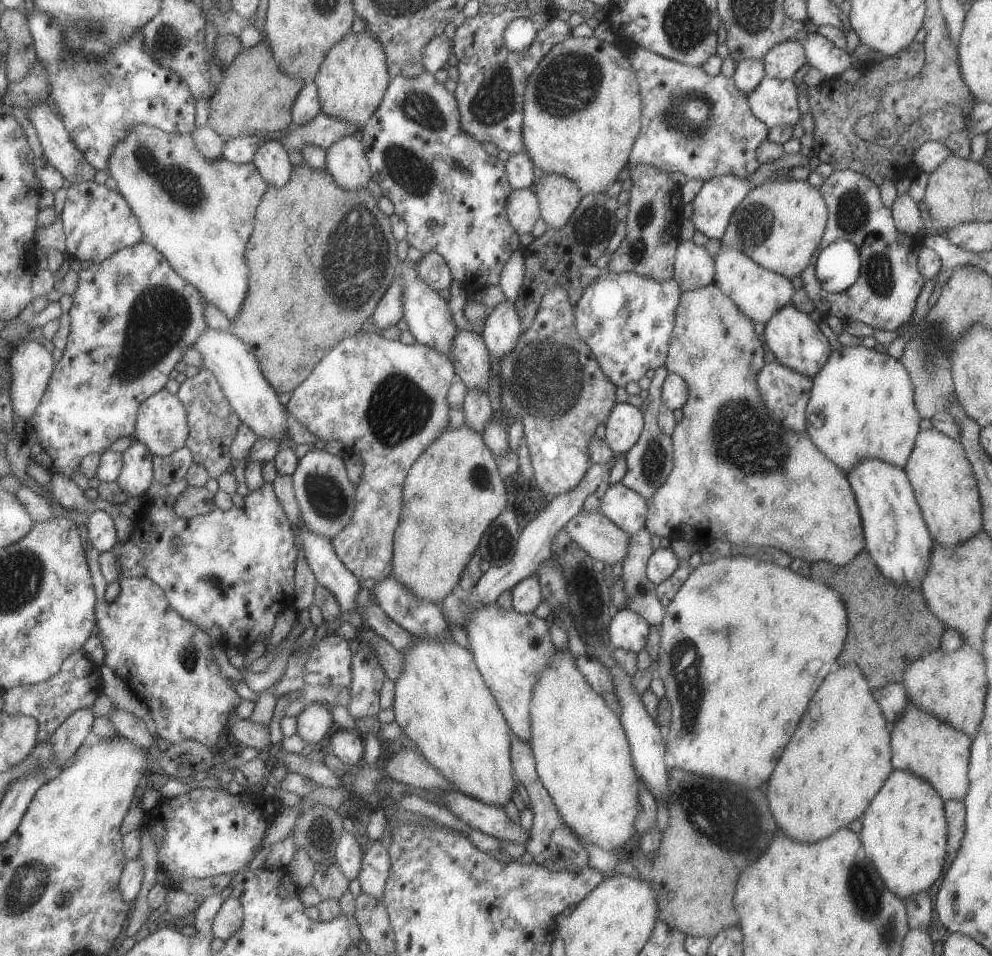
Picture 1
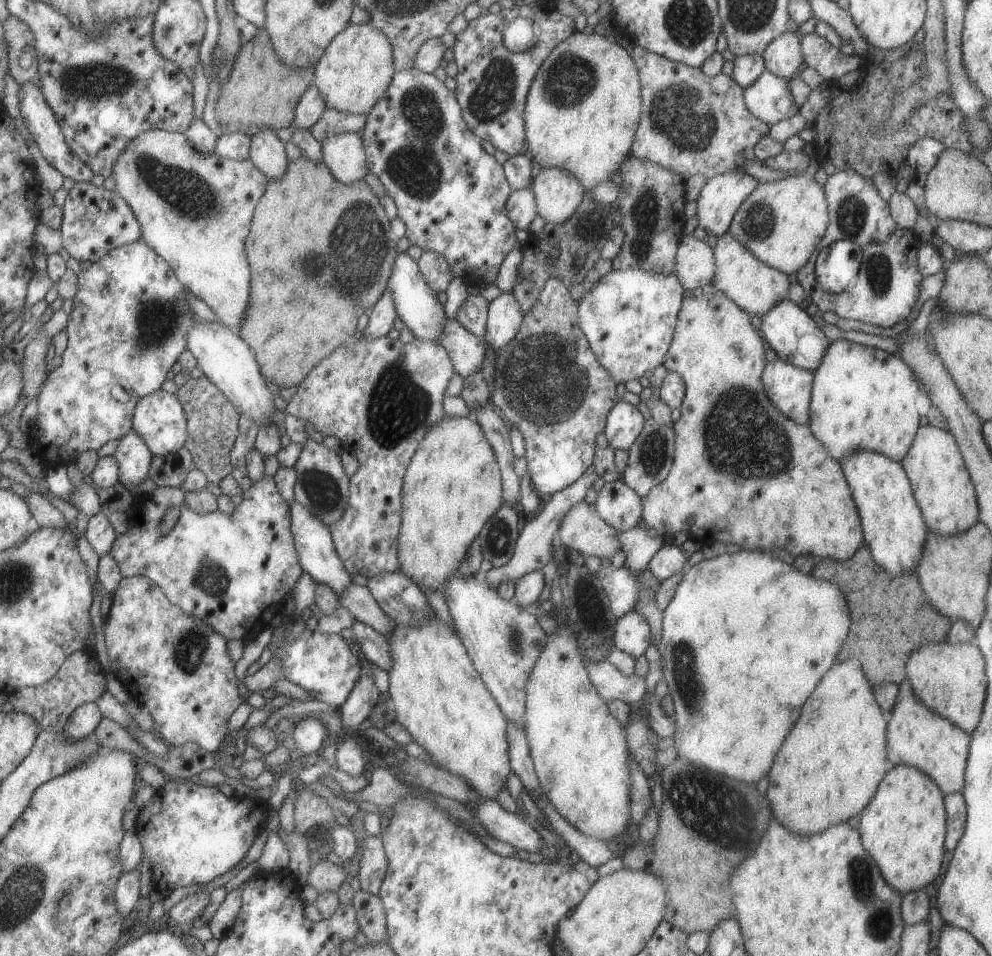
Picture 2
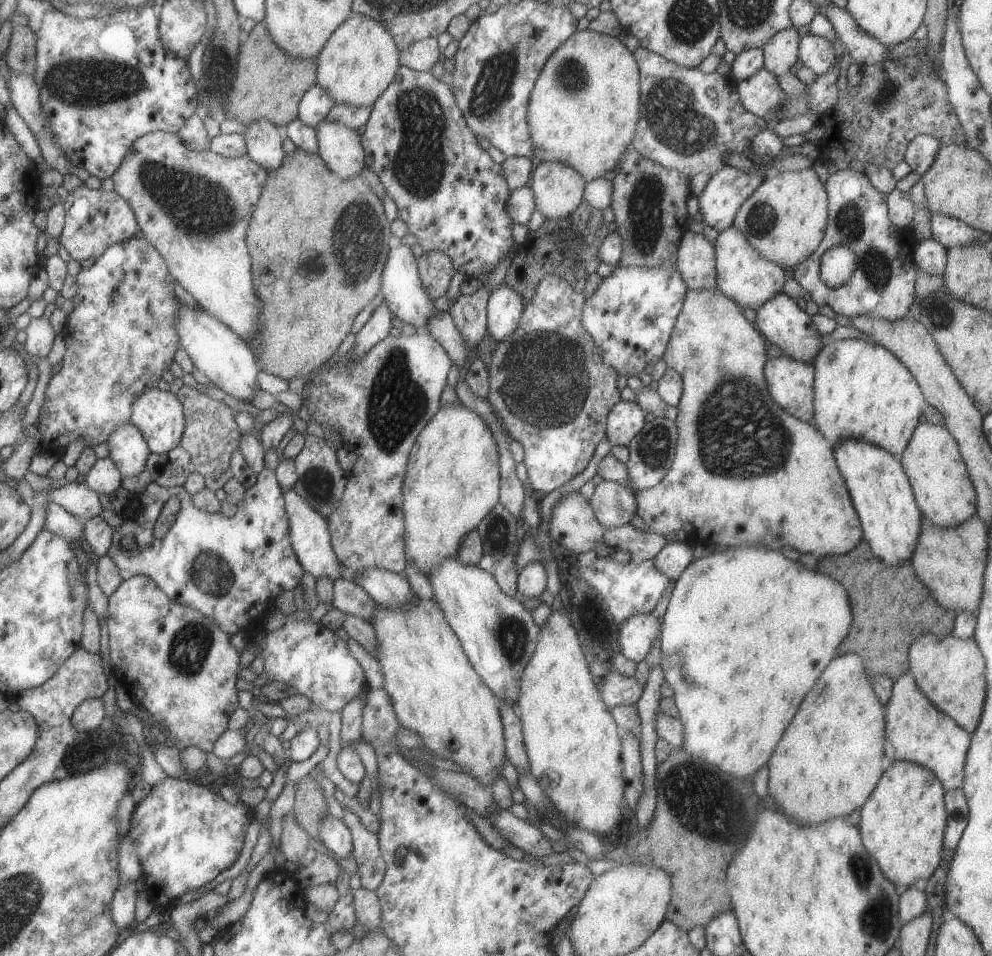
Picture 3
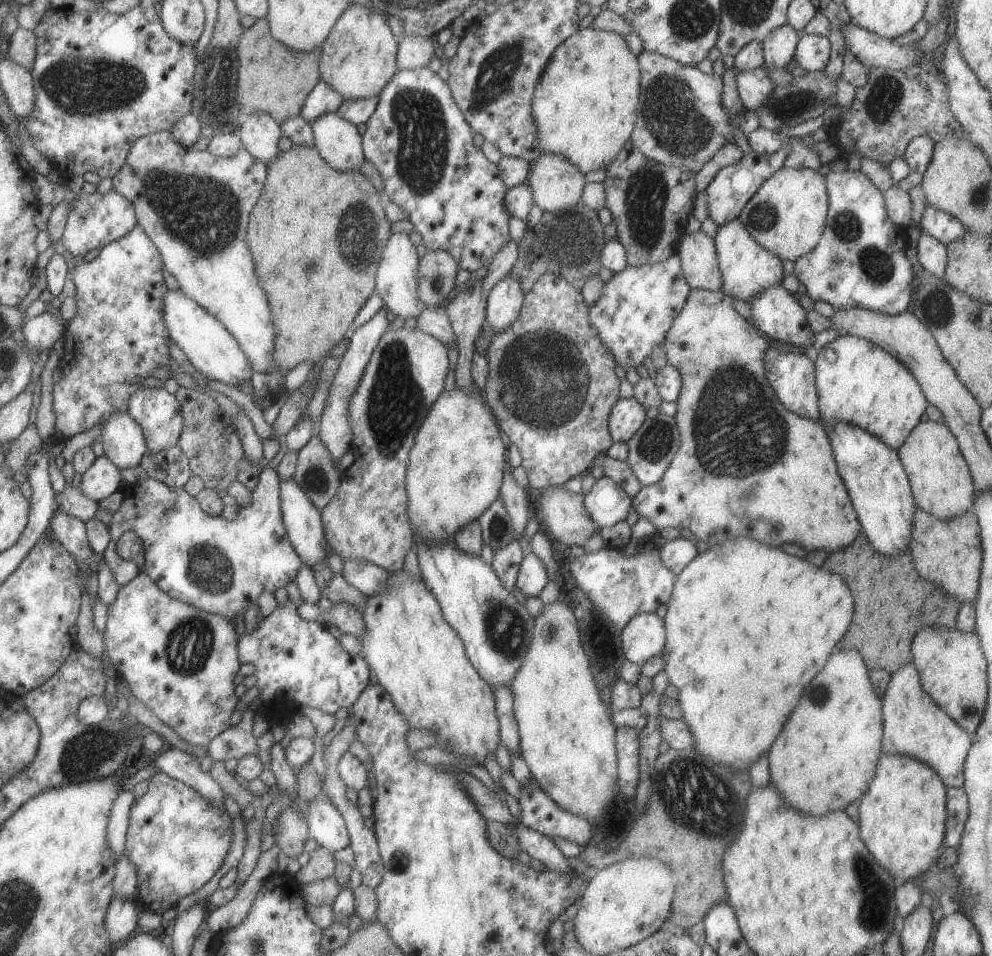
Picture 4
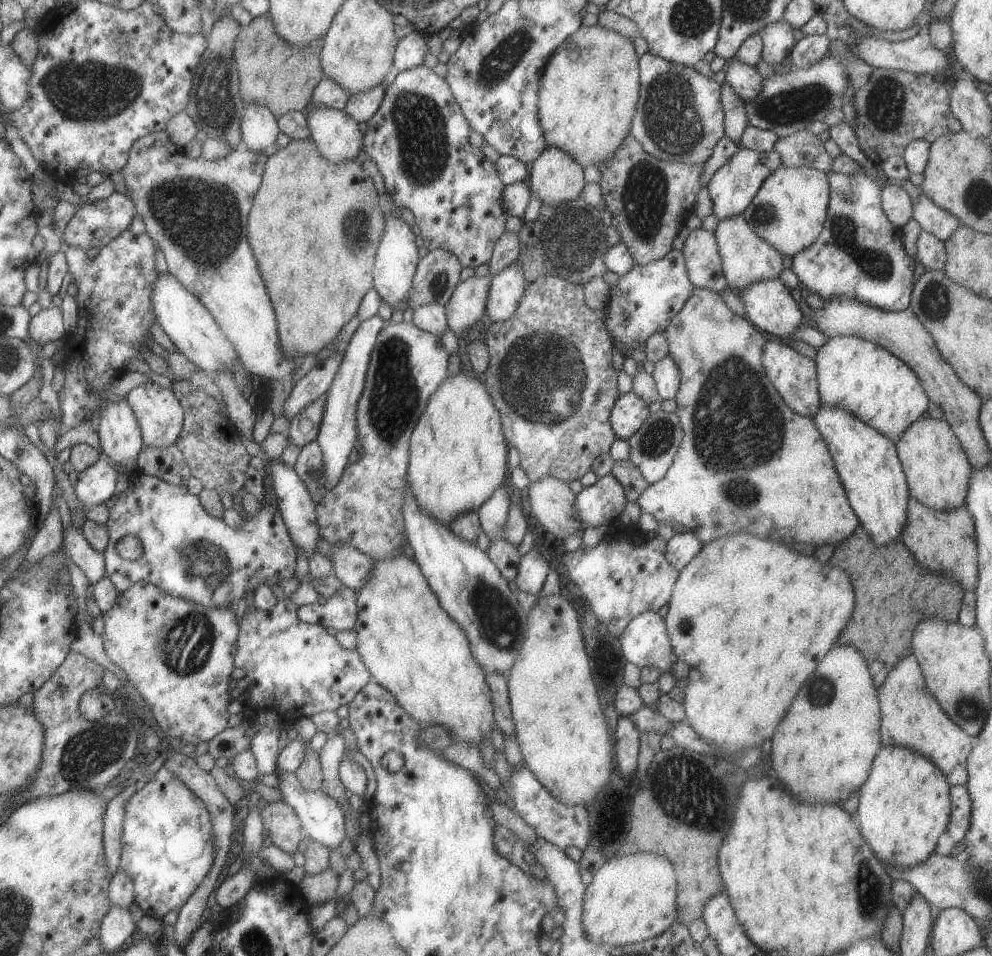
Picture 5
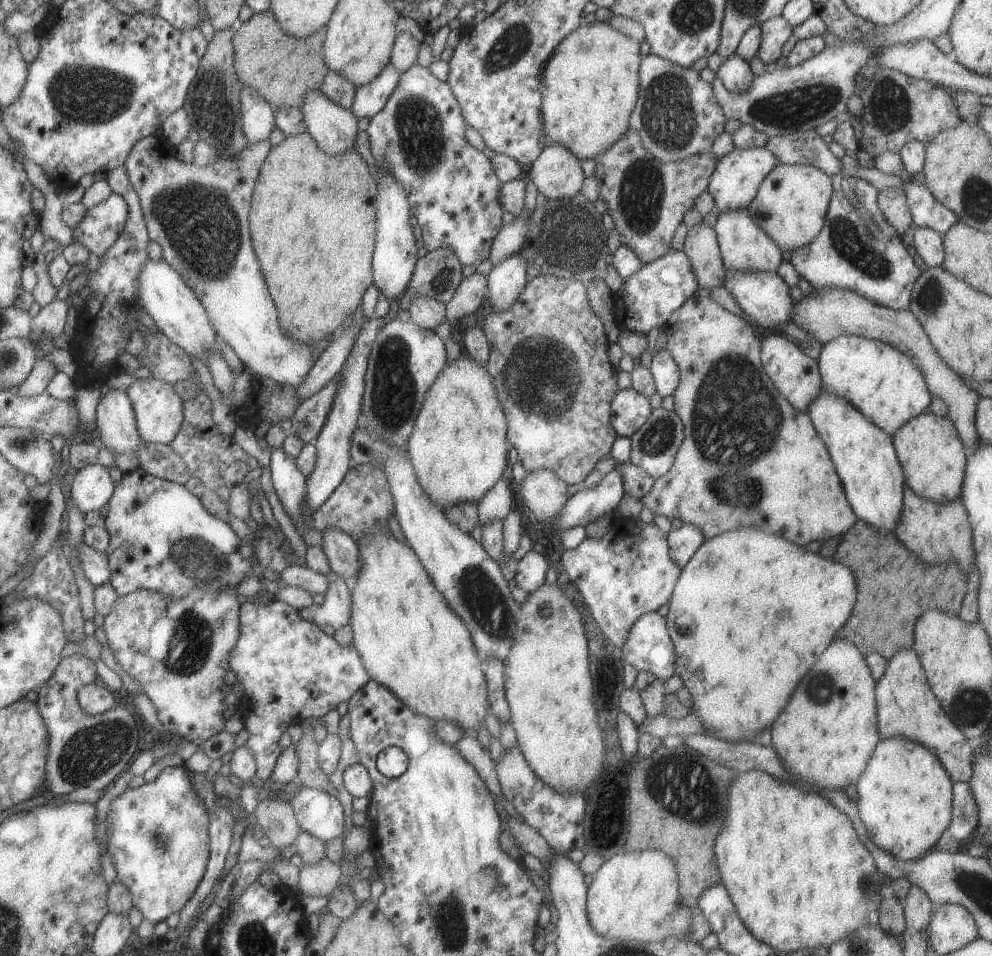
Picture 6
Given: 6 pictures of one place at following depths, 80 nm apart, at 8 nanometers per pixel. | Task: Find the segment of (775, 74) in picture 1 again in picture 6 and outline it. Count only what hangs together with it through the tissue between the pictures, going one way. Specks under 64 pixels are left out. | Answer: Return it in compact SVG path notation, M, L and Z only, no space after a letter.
M782 15L765 20L760 25L761 41L755 57L759 58L764 65L775 63L781 56L783 44L791 36L791 24Z

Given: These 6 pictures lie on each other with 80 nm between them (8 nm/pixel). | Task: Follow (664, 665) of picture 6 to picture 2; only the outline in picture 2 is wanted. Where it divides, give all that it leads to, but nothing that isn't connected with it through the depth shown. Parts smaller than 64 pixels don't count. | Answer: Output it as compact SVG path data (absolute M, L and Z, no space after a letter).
M631 610L621 618L616 618L613 630L613 645L616 650L635 660L645 653L651 641L647 620L639 612Z

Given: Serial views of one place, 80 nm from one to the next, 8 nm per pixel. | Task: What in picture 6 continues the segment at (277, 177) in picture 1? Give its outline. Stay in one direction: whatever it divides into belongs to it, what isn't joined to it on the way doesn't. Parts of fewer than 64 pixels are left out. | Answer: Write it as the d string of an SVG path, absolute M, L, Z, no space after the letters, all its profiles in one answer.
M241 84L239 100L242 133L248 144L267 141L269 133L275 127L274 110L258 92L252 91L243 84Z

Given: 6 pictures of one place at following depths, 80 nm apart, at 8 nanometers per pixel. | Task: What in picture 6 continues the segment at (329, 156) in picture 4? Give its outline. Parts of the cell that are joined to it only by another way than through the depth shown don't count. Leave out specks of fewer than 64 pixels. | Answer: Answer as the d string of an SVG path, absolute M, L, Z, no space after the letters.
M318 89L306 92L299 109L319 150L329 156L353 150L357 118L349 109L333 104Z

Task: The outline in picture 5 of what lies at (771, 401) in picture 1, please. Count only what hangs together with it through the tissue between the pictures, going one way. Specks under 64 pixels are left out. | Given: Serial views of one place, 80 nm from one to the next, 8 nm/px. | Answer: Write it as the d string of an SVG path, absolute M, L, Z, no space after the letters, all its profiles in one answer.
M775 340L767 341L763 345L761 362L767 375L771 381L773 388L783 399L783 402L793 412L804 417L811 417L819 410L820 396L816 383L816 366L814 361L797 353L793 348L780 344Z

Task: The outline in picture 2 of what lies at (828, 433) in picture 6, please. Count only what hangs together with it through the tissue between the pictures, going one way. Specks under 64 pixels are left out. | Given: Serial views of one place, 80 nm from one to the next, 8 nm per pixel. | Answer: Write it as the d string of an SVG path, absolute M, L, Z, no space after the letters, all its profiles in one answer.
M857 450L839 460L841 472L857 510L864 544L869 555L880 568L885 568L891 575L911 572L917 568L921 558L927 526L913 498L909 480L900 462L889 460L887 456Z

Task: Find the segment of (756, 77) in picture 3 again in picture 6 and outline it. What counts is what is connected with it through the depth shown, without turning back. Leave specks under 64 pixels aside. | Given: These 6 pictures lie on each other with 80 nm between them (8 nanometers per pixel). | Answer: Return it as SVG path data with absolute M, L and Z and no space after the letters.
M733 54L723 60L723 64L715 72L724 87L733 94L745 92L755 75L751 73L749 64L743 58Z

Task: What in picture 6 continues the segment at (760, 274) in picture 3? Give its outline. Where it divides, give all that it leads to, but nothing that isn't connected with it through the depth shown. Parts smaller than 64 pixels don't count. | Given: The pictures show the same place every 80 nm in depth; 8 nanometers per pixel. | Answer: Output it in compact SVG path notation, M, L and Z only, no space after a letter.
M737 209L716 214L716 222L712 229L722 258L722 265L727 273L734 272L766 272L775 273L782 262L782 250L752 221L745 209Z

